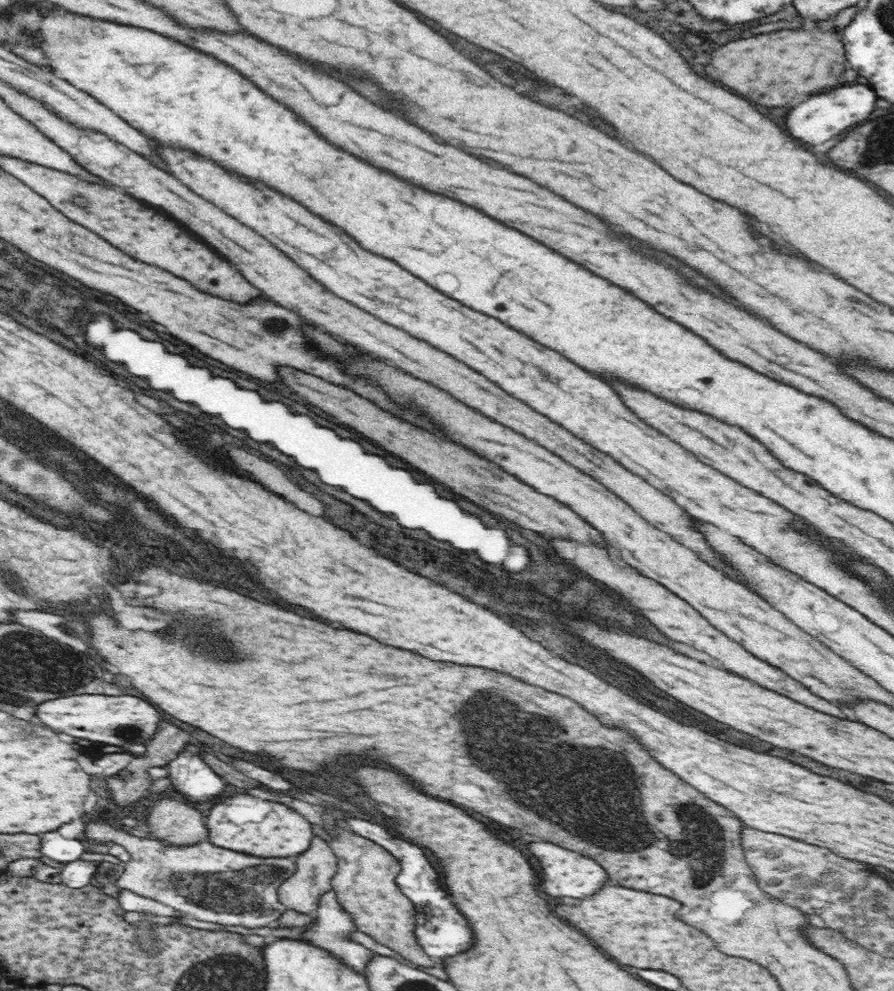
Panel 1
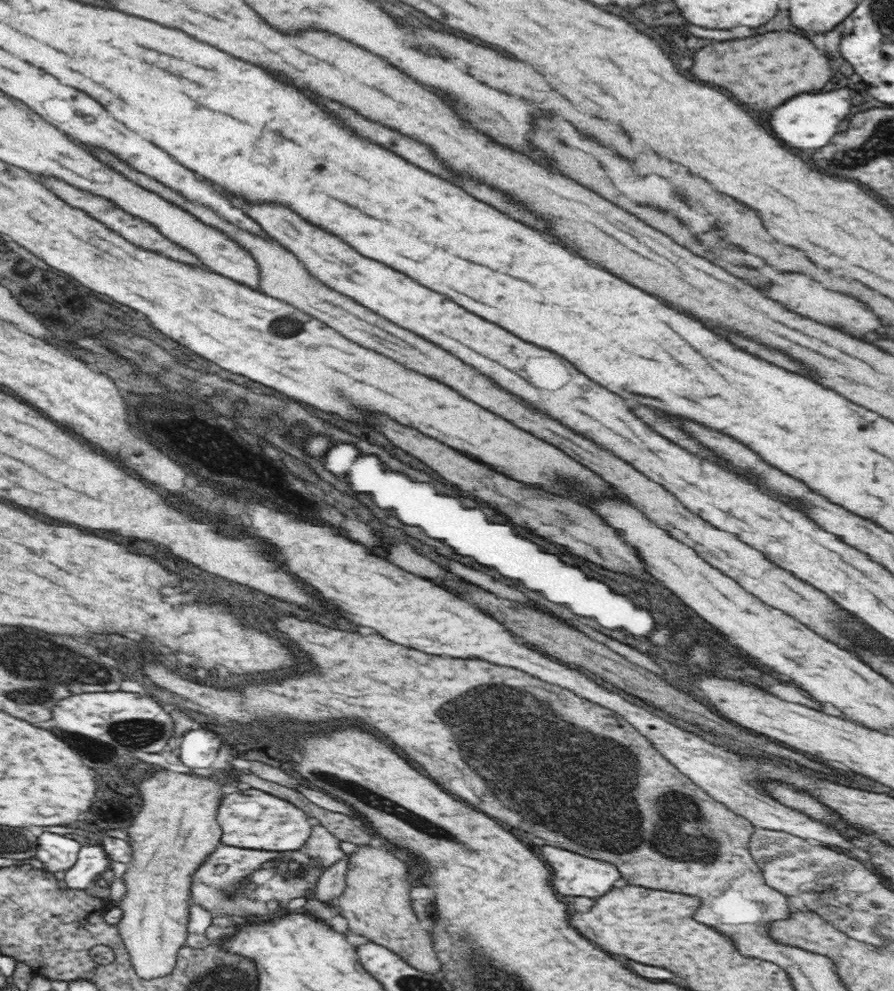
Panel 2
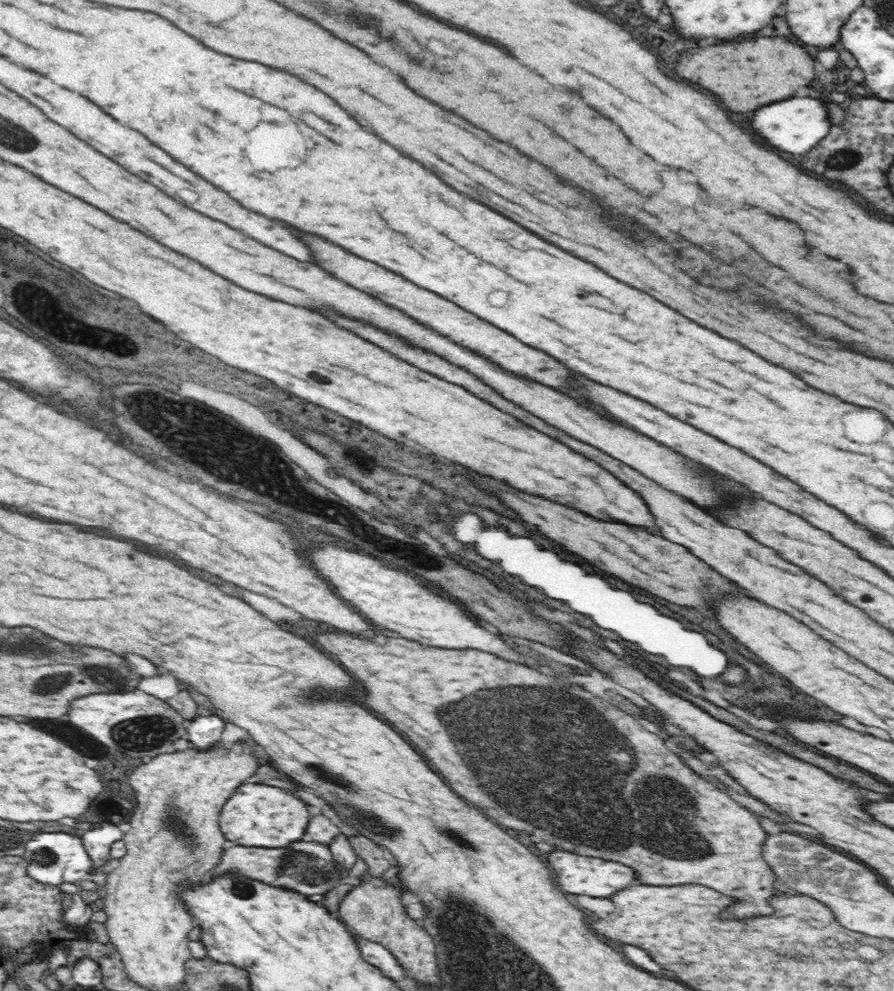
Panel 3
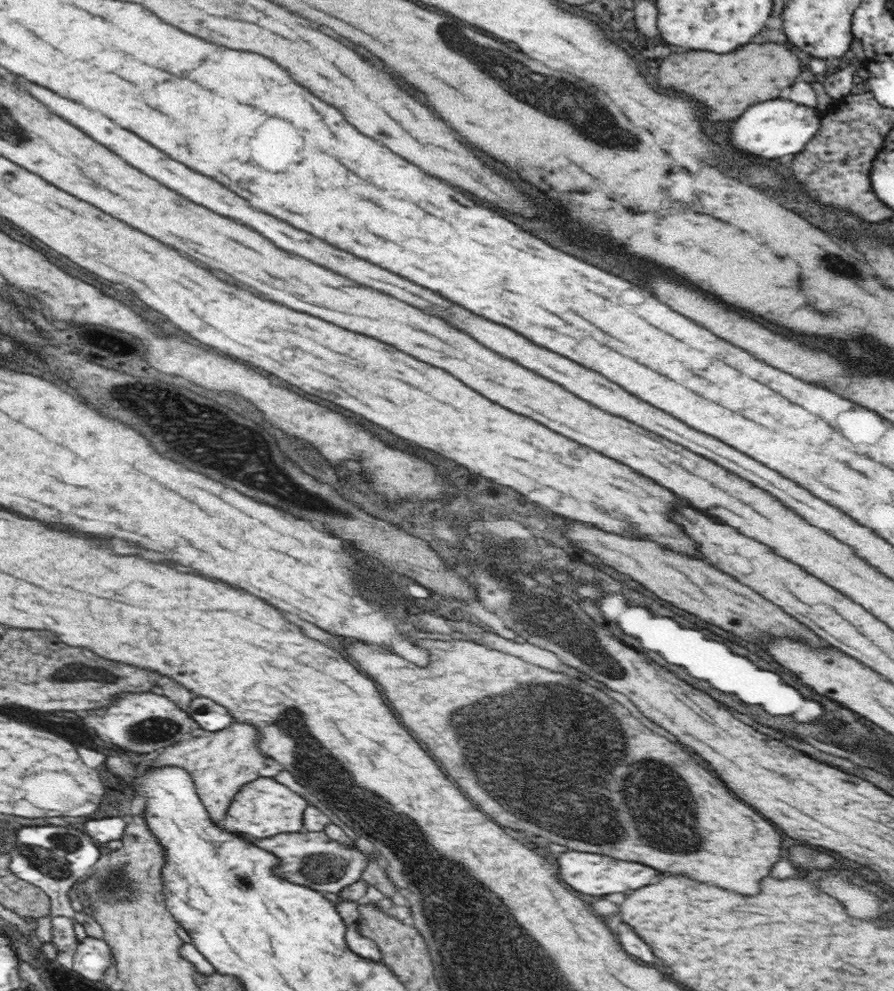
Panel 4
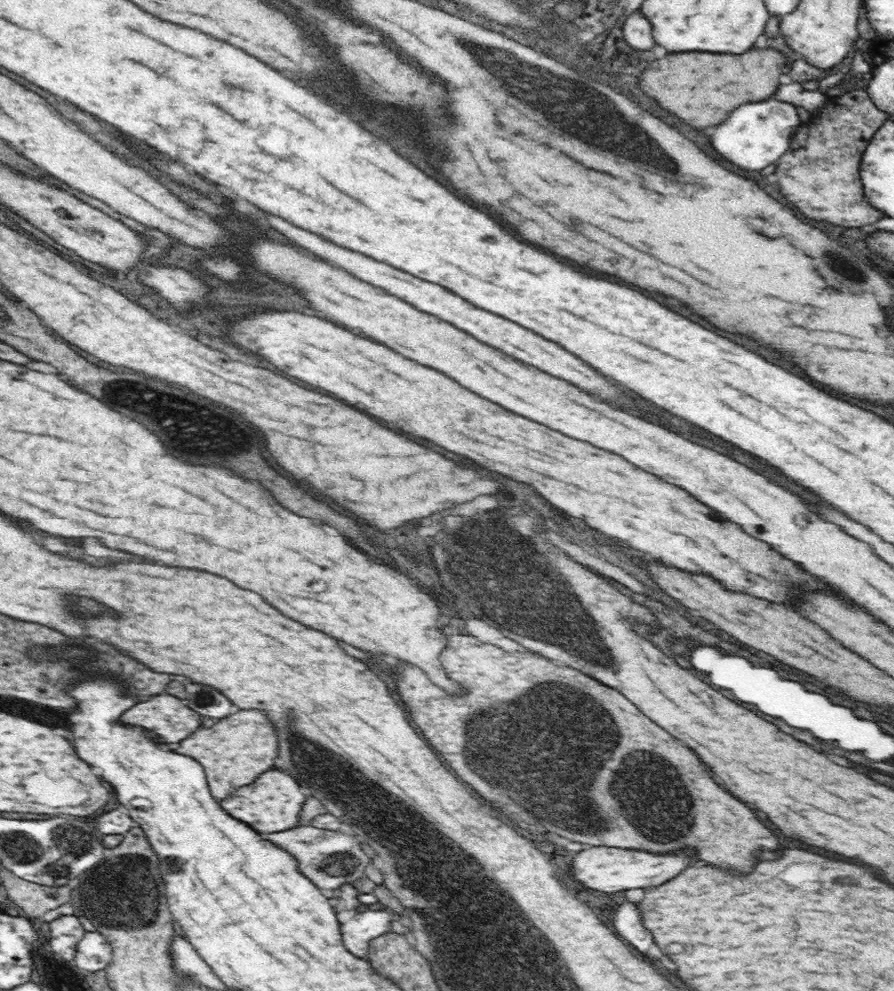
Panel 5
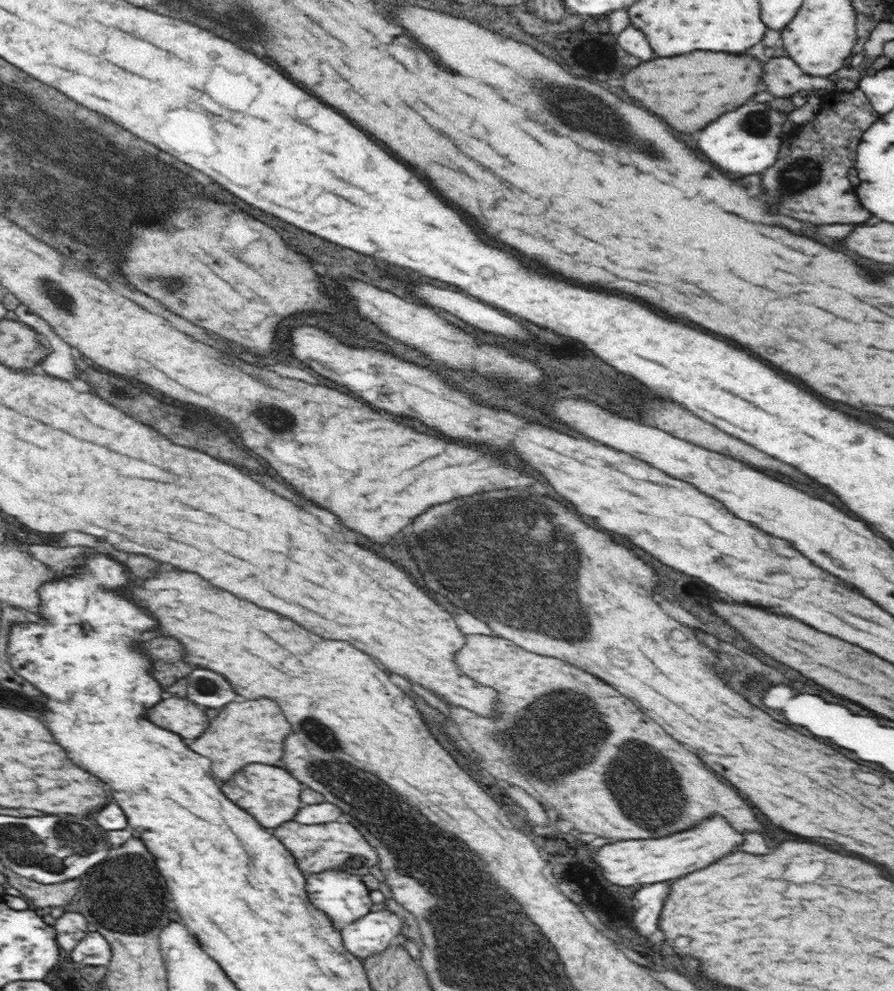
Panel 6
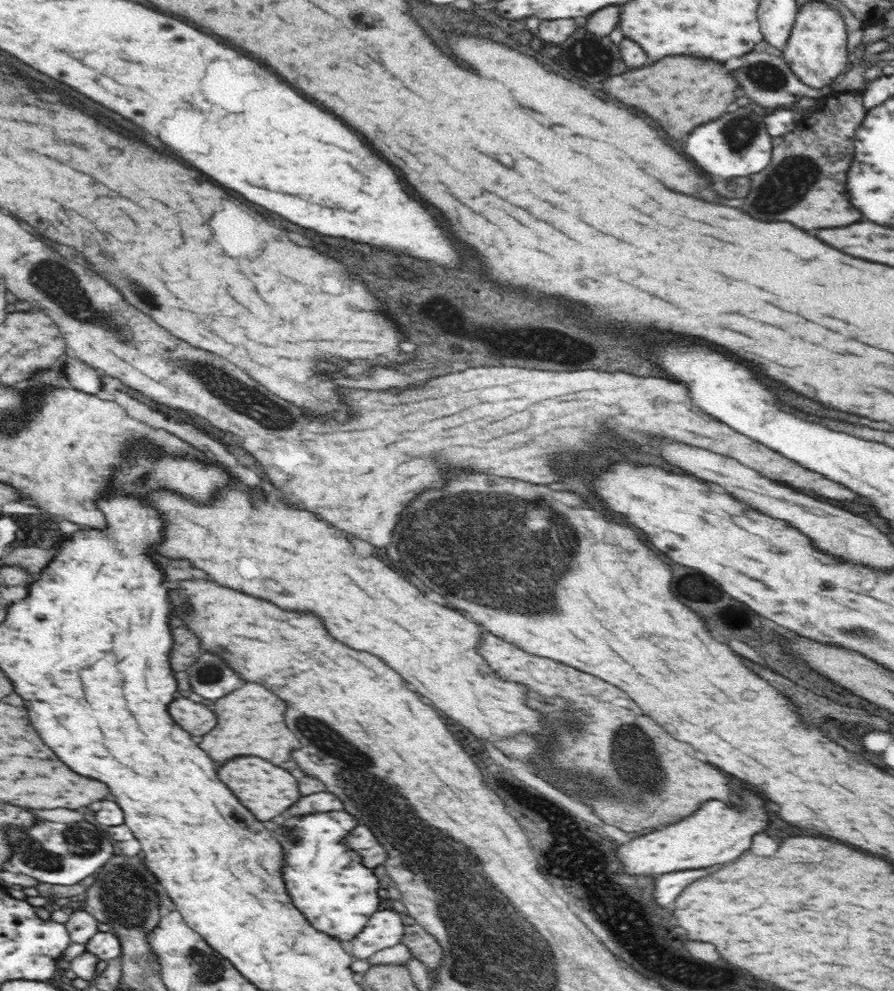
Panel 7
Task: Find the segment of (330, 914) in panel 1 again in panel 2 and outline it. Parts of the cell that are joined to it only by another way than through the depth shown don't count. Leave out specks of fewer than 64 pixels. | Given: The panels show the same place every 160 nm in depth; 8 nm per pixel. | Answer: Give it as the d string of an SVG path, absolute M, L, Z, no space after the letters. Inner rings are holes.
M340 859L334 866L328 867L319 876L314 890L314 896L327 904L337 908L338 897L345 889L345 876L348 874L348 860Z

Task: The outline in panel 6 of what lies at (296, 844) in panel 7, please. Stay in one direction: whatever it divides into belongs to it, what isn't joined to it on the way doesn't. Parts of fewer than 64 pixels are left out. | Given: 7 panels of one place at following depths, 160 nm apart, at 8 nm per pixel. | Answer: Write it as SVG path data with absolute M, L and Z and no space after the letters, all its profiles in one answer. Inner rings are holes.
M326 870L320 874L304 874L306 876L306 890L310 902L322 910L334 924L352 924L356 920L367 916L373 905L370 899L370 891L362 881L361 876L348 874L348 871Z

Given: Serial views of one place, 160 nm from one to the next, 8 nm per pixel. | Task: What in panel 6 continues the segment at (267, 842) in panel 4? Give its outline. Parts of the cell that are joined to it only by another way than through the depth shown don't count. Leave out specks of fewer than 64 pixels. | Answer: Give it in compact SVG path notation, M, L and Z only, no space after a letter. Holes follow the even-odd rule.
M286 822L284 826L274 828L270 832L284 842L284 846L294 854L298 866L306 872L322 872L326 868L336 868L336 870L356 872L356 875L368 874L370 868L379 861L374 847L368 844L368 840L364 840L360 832L350 823L330 822L330 824L304 826L298 822Z

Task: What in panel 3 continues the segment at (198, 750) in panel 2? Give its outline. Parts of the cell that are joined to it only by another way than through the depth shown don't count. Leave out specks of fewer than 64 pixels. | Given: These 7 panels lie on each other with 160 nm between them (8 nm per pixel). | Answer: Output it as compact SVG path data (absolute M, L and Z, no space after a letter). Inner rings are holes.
M195 710L193 716L186 721L186 739L189 740L194 749L209 749L218 743L220 738L222 738L222 732L224 732L225 720L223 720L215 711L213 710Z

